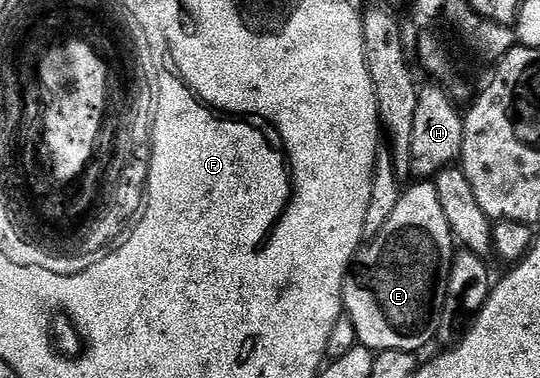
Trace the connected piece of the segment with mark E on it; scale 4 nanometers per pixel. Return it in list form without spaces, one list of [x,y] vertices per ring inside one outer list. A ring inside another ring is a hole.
[[[421,179],[402,192],[395,211],[376,238],[370,240],[358,252],[351,272],[345,278],[343,309],[354,324],[357,339],[366,349],[380,351],[407,351],[416,354],[417,349],[437,341],[437,328],[445,306],[447,283],[451,275],[451,263],[455,256],[453,232],[443,215],[439,195],[432,180]]]

